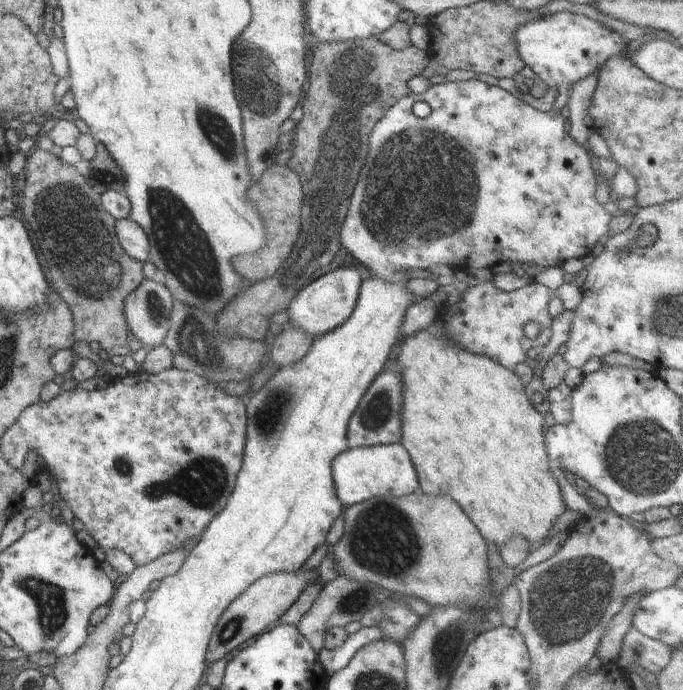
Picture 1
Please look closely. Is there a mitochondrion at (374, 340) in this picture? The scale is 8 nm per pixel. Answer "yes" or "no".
no

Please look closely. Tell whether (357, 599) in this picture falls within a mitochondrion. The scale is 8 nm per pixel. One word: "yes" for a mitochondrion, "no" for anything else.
yes

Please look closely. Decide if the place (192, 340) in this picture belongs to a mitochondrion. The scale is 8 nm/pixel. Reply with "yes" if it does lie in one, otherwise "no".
yes

